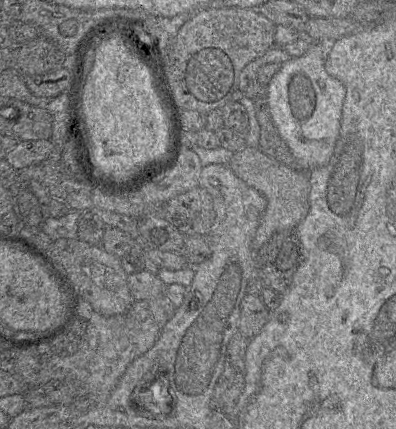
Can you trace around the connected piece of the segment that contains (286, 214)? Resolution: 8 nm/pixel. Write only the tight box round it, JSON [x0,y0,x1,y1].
[228,146,310,252]

